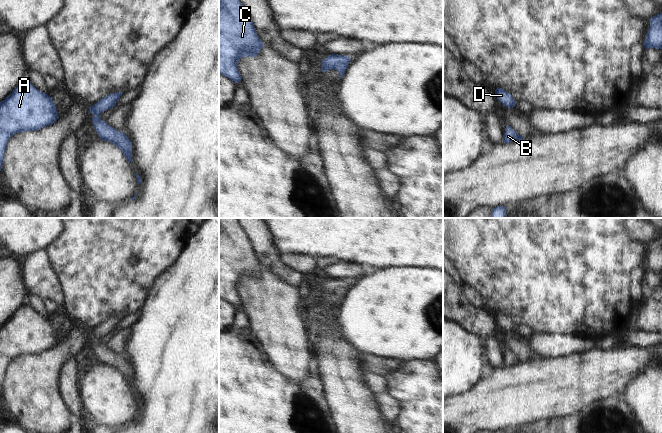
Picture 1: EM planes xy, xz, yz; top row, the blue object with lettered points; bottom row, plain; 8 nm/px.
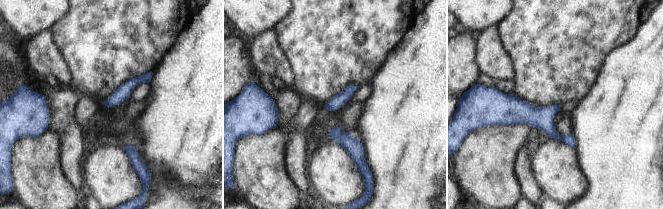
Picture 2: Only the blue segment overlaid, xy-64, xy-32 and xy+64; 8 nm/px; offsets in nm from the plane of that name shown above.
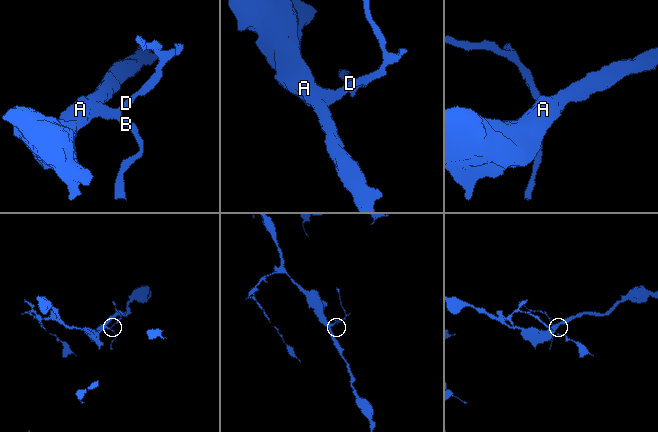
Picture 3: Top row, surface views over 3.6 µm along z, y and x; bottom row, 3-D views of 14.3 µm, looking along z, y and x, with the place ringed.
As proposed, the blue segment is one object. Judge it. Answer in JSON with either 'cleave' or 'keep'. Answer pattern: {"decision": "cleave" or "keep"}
{"decision": "keep"}

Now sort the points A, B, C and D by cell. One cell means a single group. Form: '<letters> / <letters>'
A B C D

